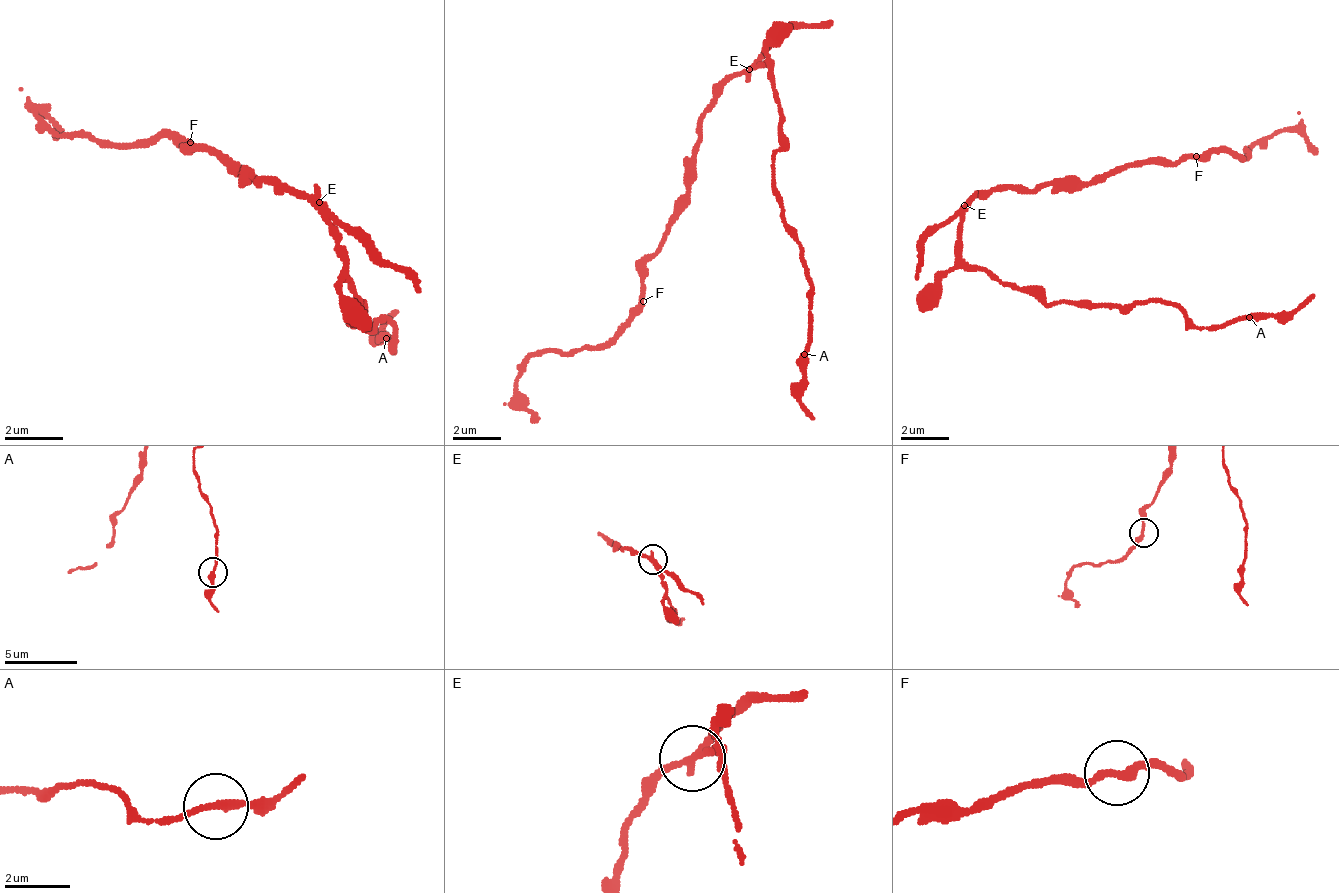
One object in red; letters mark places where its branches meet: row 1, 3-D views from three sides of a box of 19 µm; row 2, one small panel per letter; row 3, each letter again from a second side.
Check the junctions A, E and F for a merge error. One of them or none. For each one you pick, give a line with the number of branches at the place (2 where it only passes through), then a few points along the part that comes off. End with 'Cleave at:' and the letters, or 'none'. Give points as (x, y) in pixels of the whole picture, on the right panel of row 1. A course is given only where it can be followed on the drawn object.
E: 3 branches meet; foreign part runs (963, 204), (921, 245), (915, 281)
Cleave at: E

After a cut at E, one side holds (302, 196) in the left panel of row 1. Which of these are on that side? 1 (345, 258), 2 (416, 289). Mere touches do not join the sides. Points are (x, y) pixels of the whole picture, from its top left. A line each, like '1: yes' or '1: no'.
1: yes
2: no

